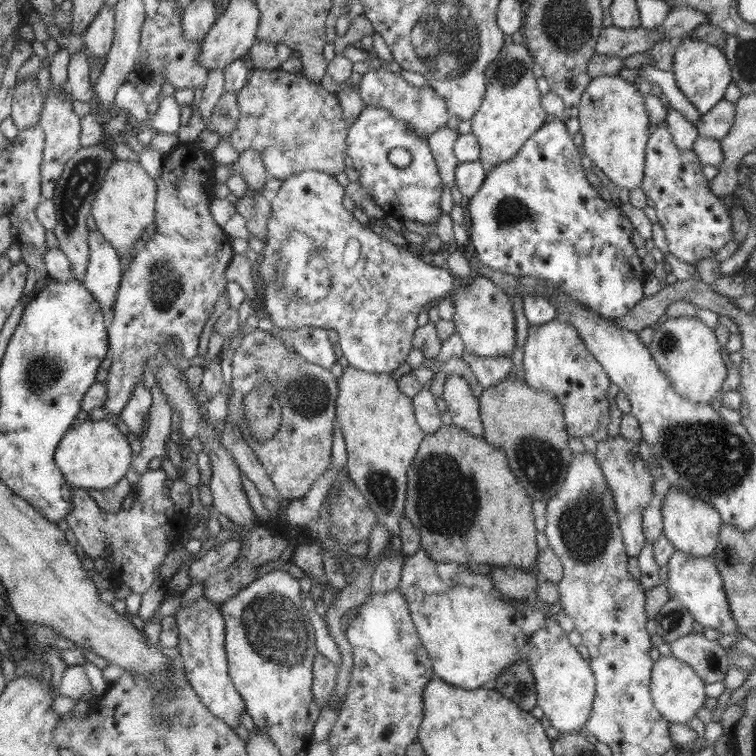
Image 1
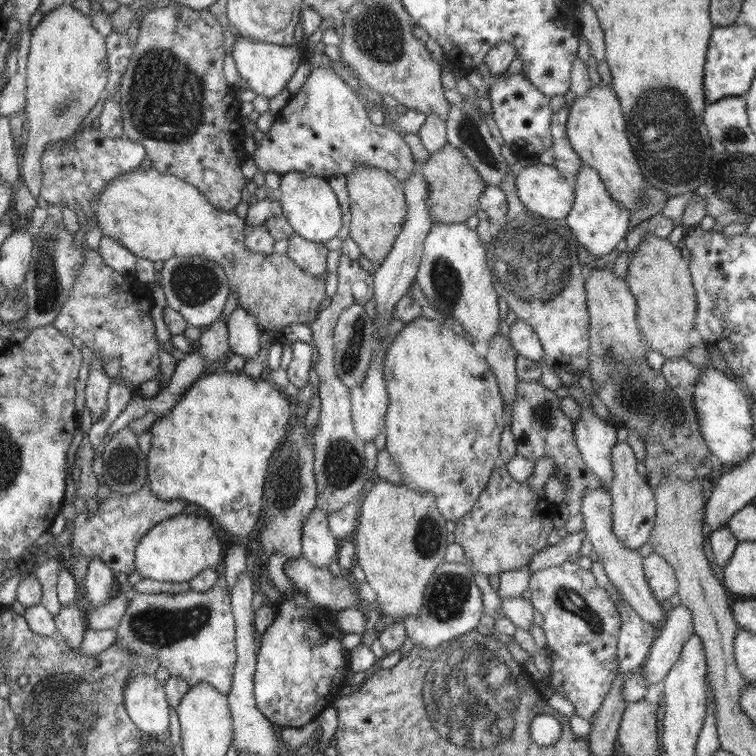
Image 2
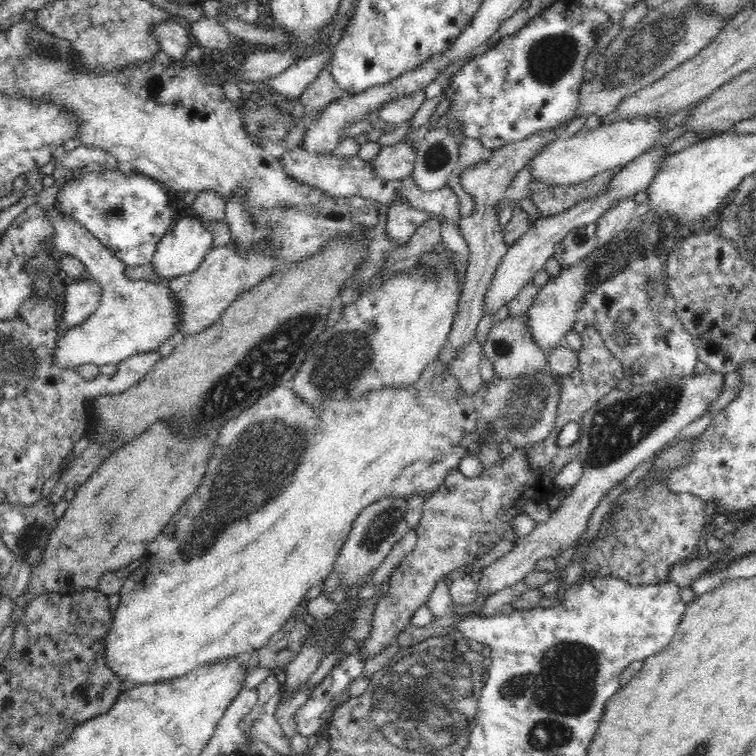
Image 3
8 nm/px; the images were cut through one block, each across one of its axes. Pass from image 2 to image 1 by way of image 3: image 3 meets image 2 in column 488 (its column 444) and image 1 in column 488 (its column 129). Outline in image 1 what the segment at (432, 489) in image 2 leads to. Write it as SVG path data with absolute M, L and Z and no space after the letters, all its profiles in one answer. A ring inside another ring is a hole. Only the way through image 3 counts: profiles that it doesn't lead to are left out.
M421 547L414 555L405 557L399 588L404 592L404 600L436 678L463 690L493 689L500 671L525 658L529 660L536 680L536 704L552 727L560 733L584 733L596 697L596 680L589 663L570 643L556 616L550 614L551 606L544 604L544 600L538 600L535 595L527 599L510 599L498 592L489 573L474 574L468 564L436 561Z

